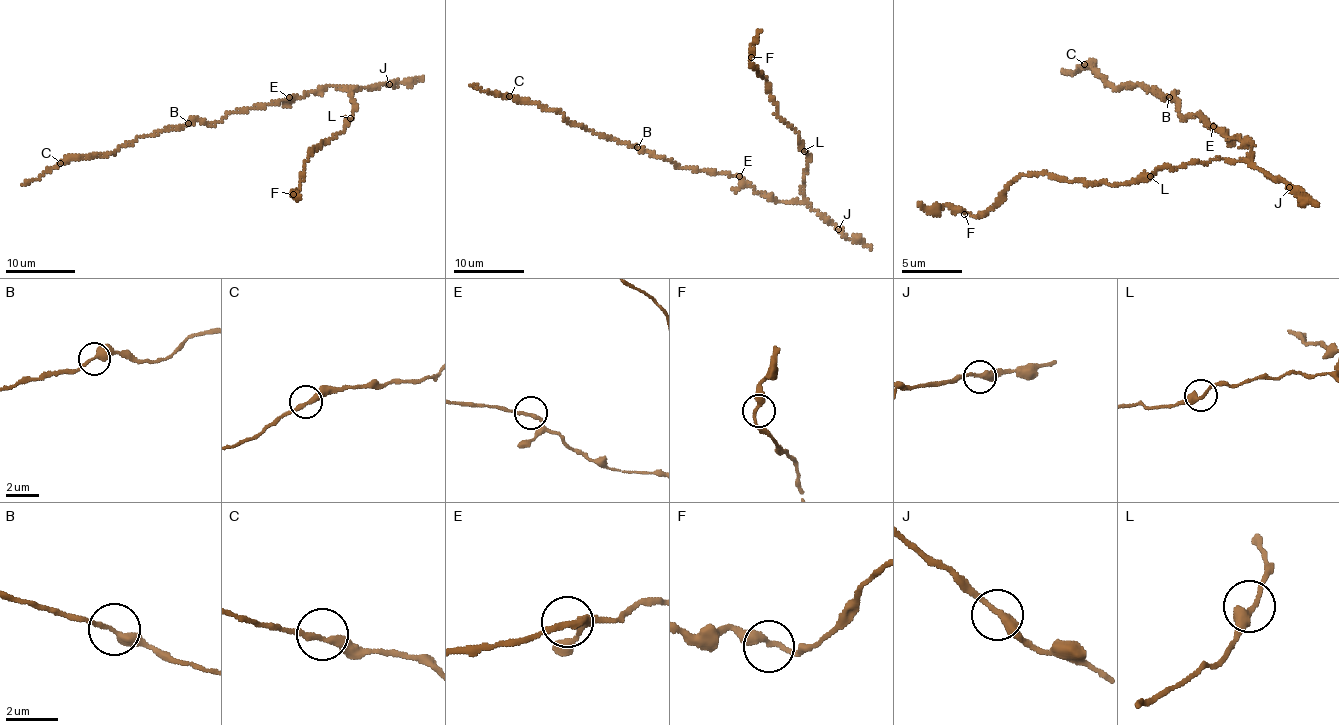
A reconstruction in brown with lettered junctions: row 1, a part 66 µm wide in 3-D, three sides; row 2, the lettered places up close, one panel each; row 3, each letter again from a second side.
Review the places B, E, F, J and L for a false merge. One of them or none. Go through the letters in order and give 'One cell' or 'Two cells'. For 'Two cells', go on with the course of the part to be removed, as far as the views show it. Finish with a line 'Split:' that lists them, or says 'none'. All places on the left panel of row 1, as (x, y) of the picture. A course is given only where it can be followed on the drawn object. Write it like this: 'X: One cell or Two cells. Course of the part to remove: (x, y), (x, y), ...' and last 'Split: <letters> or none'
B: One cell
E: One cell
F: One cell
J: One cell
L: One cell
Split: none

